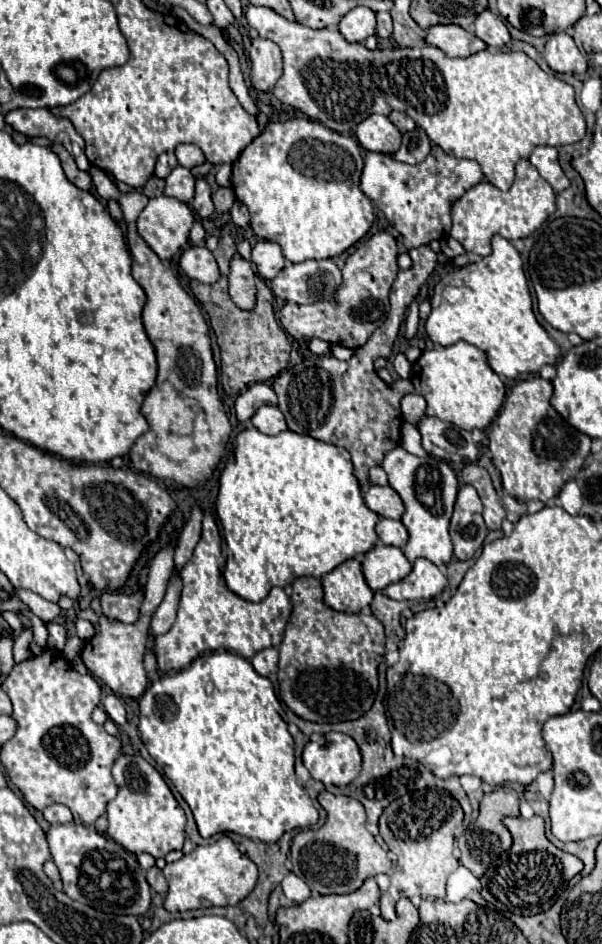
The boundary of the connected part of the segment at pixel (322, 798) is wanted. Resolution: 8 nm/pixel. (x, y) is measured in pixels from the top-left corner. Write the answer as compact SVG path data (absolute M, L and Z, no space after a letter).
M322 791L318 795L318 801L326 809L328 819L318 831L302 831L292 839L292 849L290 849L292 873L296 873L298 877L304 877L306 885L320 895L352 893L368 877L373 877L381 891L380 899L382 899L382 893L386 891L398 893L398 900L406 897L392 883L394 869L386 851L376 842L374 835L366 829L364 805L352 797L334 795L328 791Z

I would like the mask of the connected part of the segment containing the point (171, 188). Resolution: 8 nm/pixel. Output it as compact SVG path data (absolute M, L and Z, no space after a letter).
M178 165L178 167L168 175L168 179L166 179L164 195L176 197L176 199L180 199L180 201L184 201L184 203L192 203L194 185L196 185L196 177L192 175L192 171Z

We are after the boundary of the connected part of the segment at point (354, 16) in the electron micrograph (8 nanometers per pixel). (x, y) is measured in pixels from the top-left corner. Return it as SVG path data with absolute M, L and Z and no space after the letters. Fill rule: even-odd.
M354 7L340 21L340 33L348 43L362 43L376 33L376 15L368 7Z

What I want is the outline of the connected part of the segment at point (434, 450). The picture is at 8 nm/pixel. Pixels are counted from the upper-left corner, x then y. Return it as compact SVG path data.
M424 415L416 423L416 429L422 435L422 447L426 453L444 461L468 459L476 463L478 447L472 441L472 435L468 431L454 427L452 423L444 423L438 417L428 417L428 415Z

